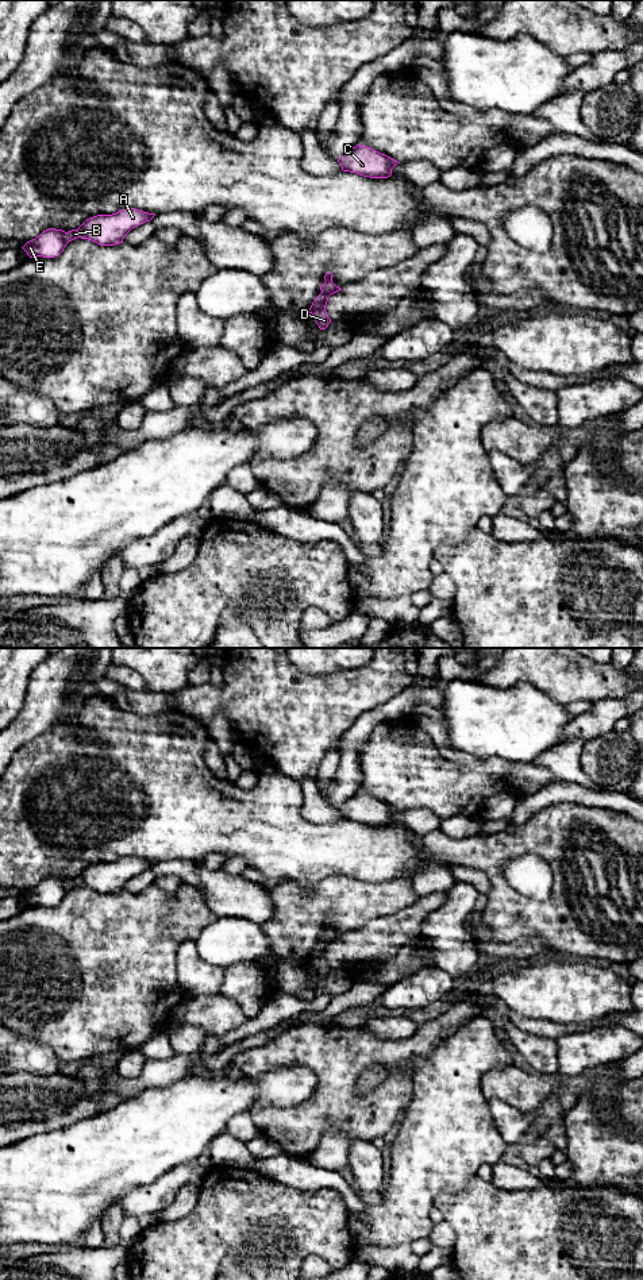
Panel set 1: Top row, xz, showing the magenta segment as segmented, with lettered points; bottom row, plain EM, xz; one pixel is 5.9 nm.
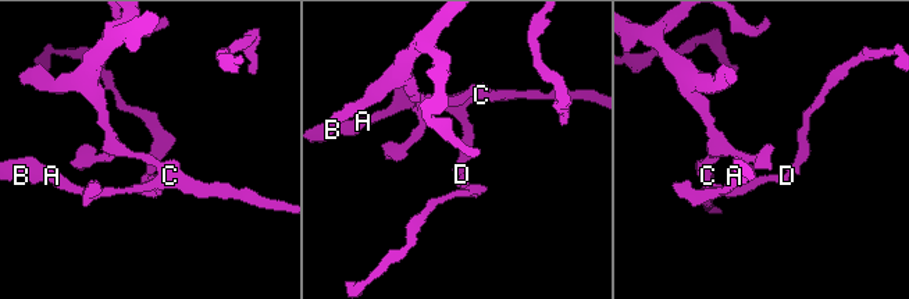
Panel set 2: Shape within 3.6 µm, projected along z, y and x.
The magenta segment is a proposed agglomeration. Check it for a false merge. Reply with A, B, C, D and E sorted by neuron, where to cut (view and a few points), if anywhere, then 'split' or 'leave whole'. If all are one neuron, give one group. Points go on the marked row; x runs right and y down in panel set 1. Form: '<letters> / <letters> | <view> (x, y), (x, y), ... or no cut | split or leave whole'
A B C D E | no cut | leave whole

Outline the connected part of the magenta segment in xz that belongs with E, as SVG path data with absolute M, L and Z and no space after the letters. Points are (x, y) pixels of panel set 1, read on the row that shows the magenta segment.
M126 208L112 215L97 215L69 232L49 228L22 248L30 258L54 258L63 251L69 242L77 238L92 240L100 246L115 246L123 243L124 236L132 228L150 221L154 216L154 213L135 208Z

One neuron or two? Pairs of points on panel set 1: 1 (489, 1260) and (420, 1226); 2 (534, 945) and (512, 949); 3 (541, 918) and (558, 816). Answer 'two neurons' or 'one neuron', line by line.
1: two neurons
2: one neuron
3: one neuron

